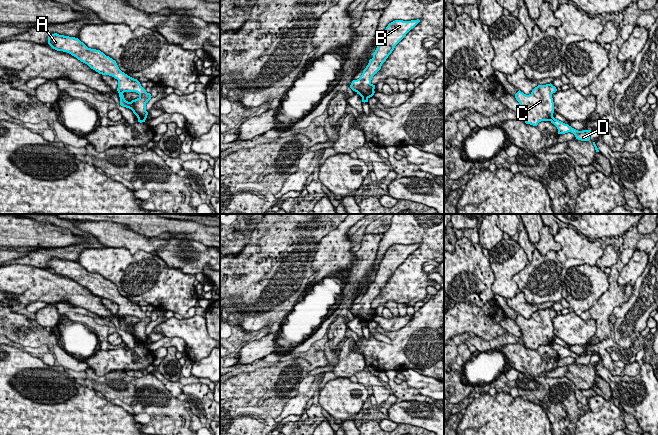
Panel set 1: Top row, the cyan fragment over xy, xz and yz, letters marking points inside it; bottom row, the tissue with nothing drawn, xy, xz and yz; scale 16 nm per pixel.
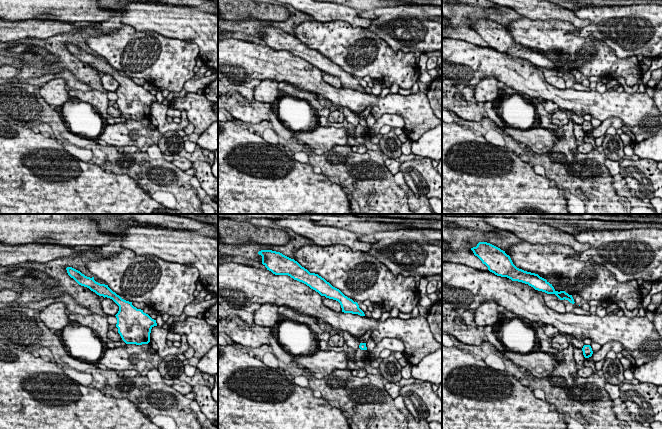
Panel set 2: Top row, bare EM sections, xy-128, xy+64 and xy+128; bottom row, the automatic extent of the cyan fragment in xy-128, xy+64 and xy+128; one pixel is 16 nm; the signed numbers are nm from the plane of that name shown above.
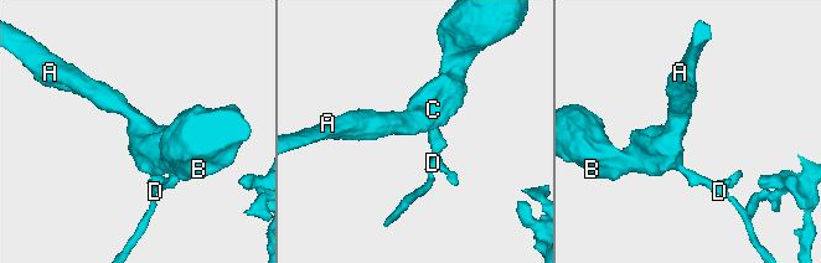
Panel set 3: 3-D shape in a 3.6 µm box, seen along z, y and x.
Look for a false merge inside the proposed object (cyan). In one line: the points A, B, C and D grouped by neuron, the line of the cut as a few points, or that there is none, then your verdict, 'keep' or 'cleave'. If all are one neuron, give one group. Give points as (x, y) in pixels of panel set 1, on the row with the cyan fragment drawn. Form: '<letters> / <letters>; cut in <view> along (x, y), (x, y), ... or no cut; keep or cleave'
A B C / D; cut in yz along (553, 117), (550, 120); cleave

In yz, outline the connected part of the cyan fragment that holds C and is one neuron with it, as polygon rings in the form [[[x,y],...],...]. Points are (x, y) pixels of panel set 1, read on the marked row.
[[[551,83],[538,85],[529,95],[520,90],[515,94],[521,105],[521,117],[526,124],[537,126],[541,121],[551,121],[554,113],[552,94],[557,91]]]

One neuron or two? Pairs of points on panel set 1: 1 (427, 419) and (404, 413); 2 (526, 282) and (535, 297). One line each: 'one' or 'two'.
1: one
2: one

